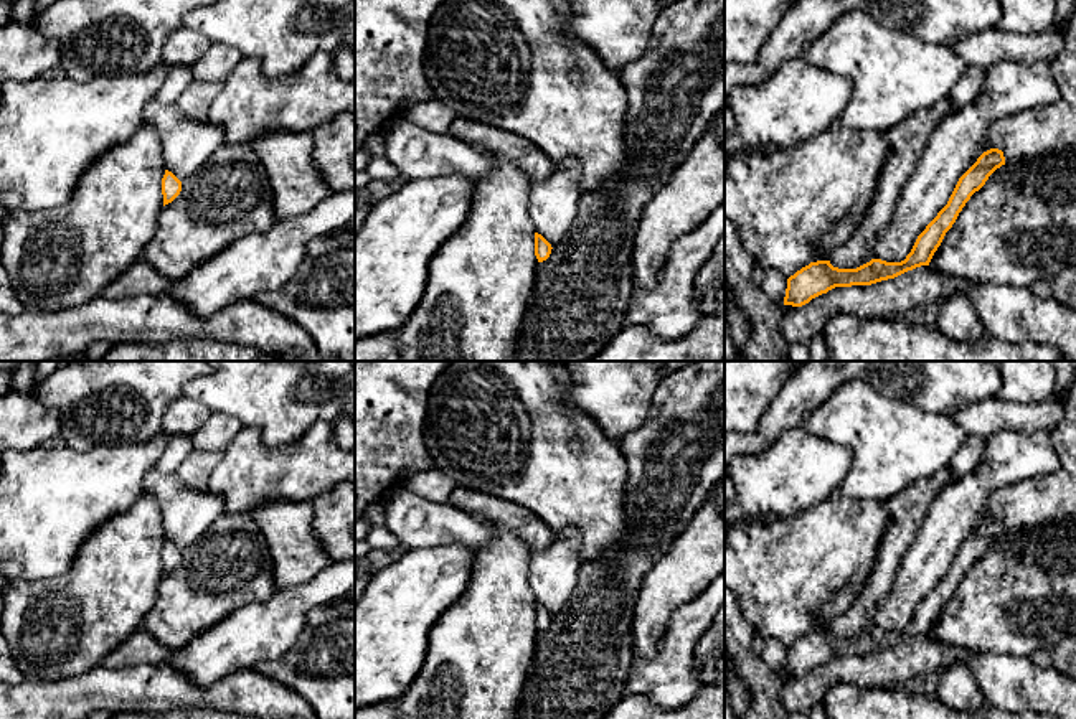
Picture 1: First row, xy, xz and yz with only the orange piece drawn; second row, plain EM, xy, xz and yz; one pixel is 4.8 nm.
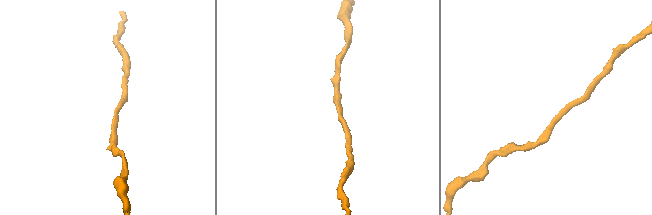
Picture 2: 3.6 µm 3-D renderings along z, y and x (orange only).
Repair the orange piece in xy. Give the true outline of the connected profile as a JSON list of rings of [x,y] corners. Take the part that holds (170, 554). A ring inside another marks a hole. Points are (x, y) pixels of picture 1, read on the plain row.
[[[168,539],[162,547],[163,576],[172,572],[182,561],[182,551]]]

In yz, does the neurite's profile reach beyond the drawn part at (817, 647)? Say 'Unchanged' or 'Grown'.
Unchanged

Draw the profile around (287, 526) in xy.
[[[274,500],[252,518],[262,531],[279,590],[305,584],[332,564],[314,531],[314,503]]]

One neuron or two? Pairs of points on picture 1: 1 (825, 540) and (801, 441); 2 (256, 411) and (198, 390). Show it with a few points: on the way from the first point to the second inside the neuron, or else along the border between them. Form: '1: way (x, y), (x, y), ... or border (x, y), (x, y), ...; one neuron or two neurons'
1: border (840, 487), (817, 505), (781, 518); two neurons
2: way (241, 396), (235, 390), (213, 390); one neuron

